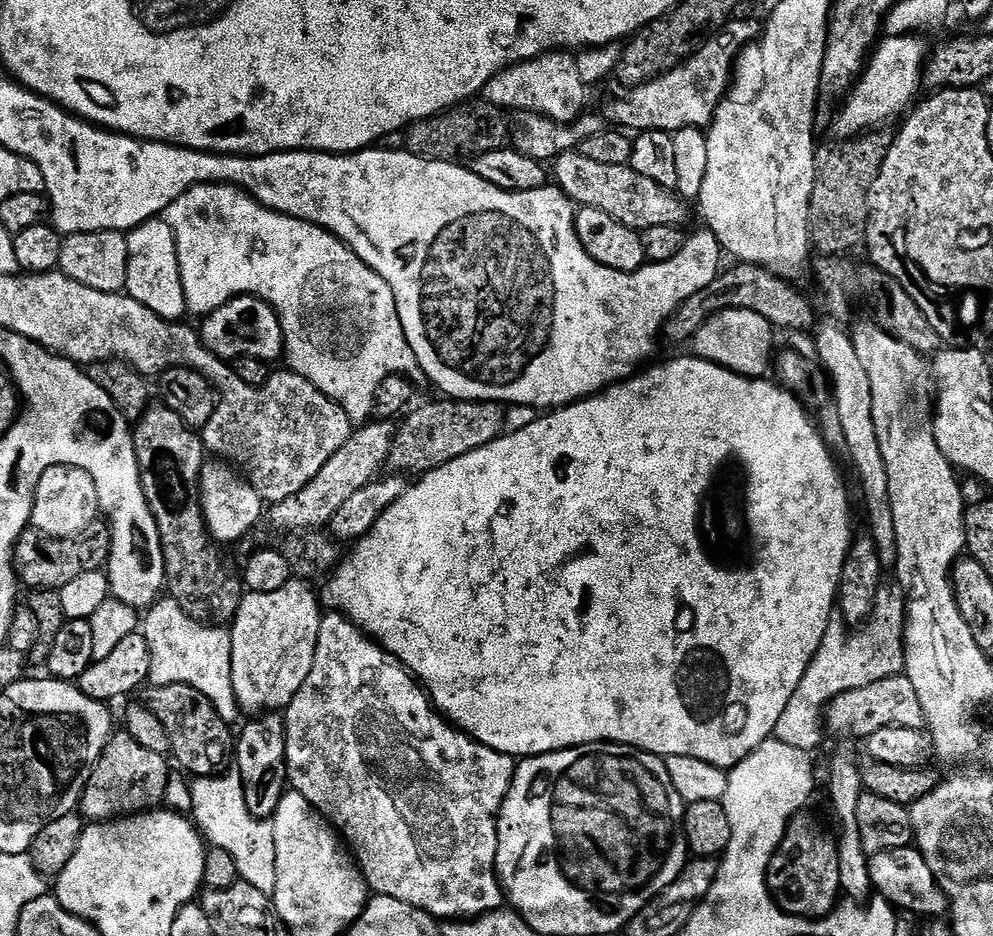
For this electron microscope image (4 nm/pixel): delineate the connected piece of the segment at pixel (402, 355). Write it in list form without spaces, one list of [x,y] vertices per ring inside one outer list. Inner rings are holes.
[[[199,184],[186,194],[182,194],[162,213],[162,218],[170,226],[170,230],[176,239],[176,249],[178,250],[178,266],[182,274],[182,290],[188,303],[187,311],[193,312],[197,318],[210,315],[214,310],[218,310],[228,300],[235,296],[256,296],[260,300],[266,301],[276,309],[280,325],[286,337],[286,357],[288,356],[287,367],[291,371],[297,372],[302,378],[309,380],[322,394],[326,394],[337,404],[348,416],[348,420],[354,426],[363,426],[369,423],[372,416],[372,403],[374,402],[374,390],[378,390],[378,382],[387,376],[398,376],[401,374],[412,374],[417,371],[418,365],[414,358],[414,350],[410,350],[410,342],[406,342],[406,334],[402,330],[402,322],[396,316],[396,299],[394,290],[379,276],[373,268],[366,266],[358,254],[354,254],[347,244],[343,244],[336,236],[331,236],[324,228],[314,226],[305,220],[283,216],[277,212],[263,208],[253,196],[248,195],[242,188],[236,188],[233,184]]]

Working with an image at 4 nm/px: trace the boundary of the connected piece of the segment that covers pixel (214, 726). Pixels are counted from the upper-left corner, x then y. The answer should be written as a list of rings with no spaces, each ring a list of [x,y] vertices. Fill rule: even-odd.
[[[154,684],[145,687],[142,695],[142,703],[162,721],[162,726],[166,726],[166,734],[170,734],[171,755],[176,756],[189,777],[219,776],[233,767],[236,751],[233,725],[221,718],[206,694],[185,684]]]

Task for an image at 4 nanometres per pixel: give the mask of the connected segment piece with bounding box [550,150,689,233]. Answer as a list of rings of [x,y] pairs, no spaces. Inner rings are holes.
[[[577,150],[557,156],[551,161],[550,172],[555,187],[566,193],[573,205],[602,210],[602,214],[610,214],[610,218],[635,232],[642,233],[650,226],[687,225],[689,205],[673,189],[658,186],[658,182],[638,174],[638,170],[627,164],[606,166],[586,158]]]

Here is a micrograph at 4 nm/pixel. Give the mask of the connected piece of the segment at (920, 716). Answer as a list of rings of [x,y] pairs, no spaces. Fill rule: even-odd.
[[[906,674],[882,678],[882,682],[870,682],[870,686],[862,686],[858,690],[846,690],[846,694],[838,694],[826,709],[826,728],[836,736],[873,736],[878,730],[886,730],[886,726],[902,726],[903,728],[924,728],[925,719],[922,703],[914,690],[914,682]]]

